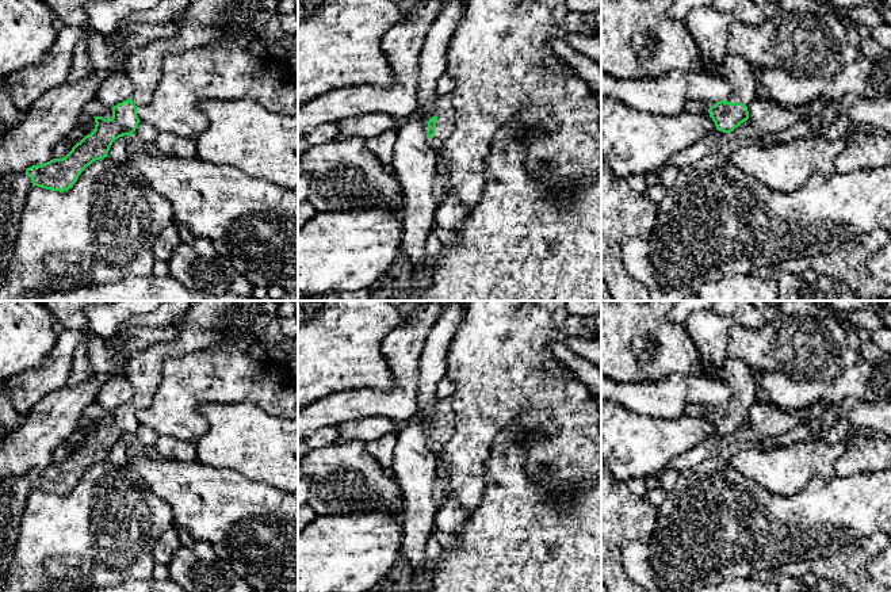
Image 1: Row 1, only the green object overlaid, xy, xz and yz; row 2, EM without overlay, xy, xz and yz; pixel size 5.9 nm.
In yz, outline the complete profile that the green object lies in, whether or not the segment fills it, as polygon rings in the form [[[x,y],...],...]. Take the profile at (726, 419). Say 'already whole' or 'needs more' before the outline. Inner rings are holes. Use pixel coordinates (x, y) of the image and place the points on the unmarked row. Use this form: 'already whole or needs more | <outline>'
needs more | [[[727,356],[719,370],[710,373],[703,363],[703,375],[726,382],[731,389],[731,397],[720,405],[704,405],[716,434],[731,436],[749,423],[747,410],[754,405],[758,387],[753,378],[753,370],[743,362]]]

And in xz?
needs more | [[[446,398],[437,404],[436,420],[429,421],[427,442],[433,454],[441,452],[443,446],[454,434],[452,425],[452,408],[450,398]]]

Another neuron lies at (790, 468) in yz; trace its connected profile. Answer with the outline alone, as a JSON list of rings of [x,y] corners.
[[[818,439],[764,450],[747,447],[729,458],[729,465],[765,490],[787,497],[815,475],[825,481],[834,478],[833,466],[846,447],[846,442],[827,446]]]

